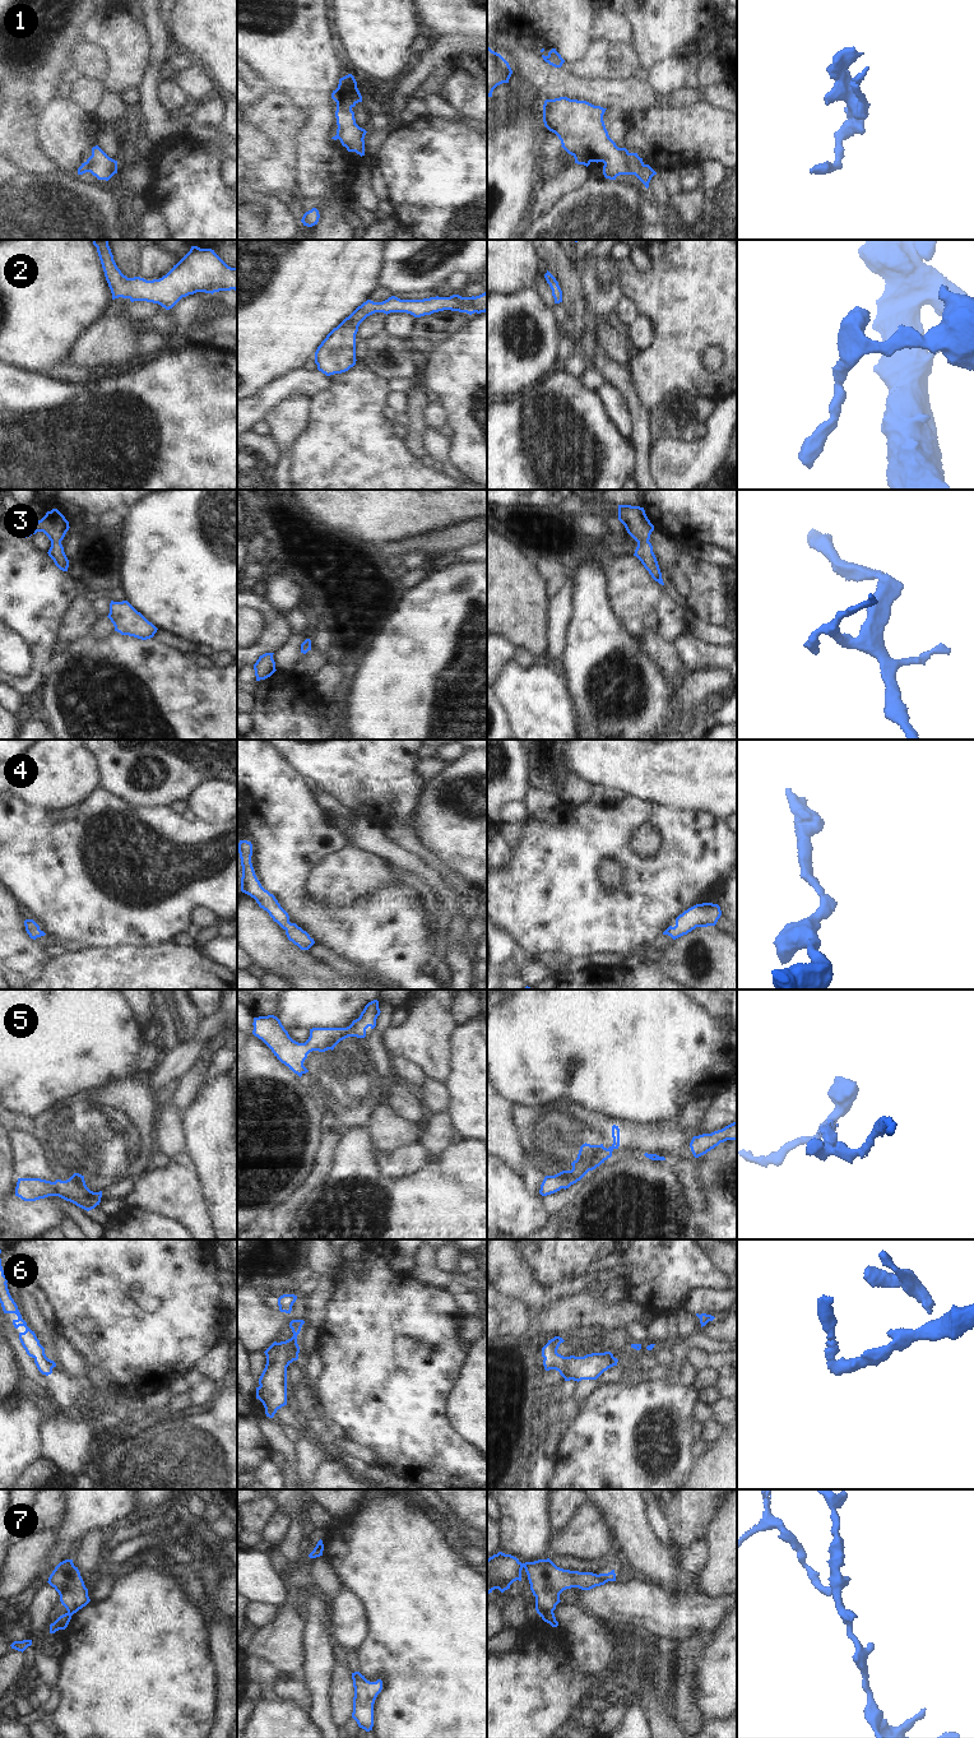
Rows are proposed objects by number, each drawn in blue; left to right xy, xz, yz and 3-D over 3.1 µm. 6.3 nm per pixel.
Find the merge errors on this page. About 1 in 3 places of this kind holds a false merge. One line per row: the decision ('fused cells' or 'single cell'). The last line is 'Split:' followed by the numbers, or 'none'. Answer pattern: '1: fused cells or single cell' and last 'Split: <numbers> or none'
1: fused cells
2: single cell
3: single cell
4: single cell
5: single cell
6: single cell
7: fused cells
Split: 1, 7

